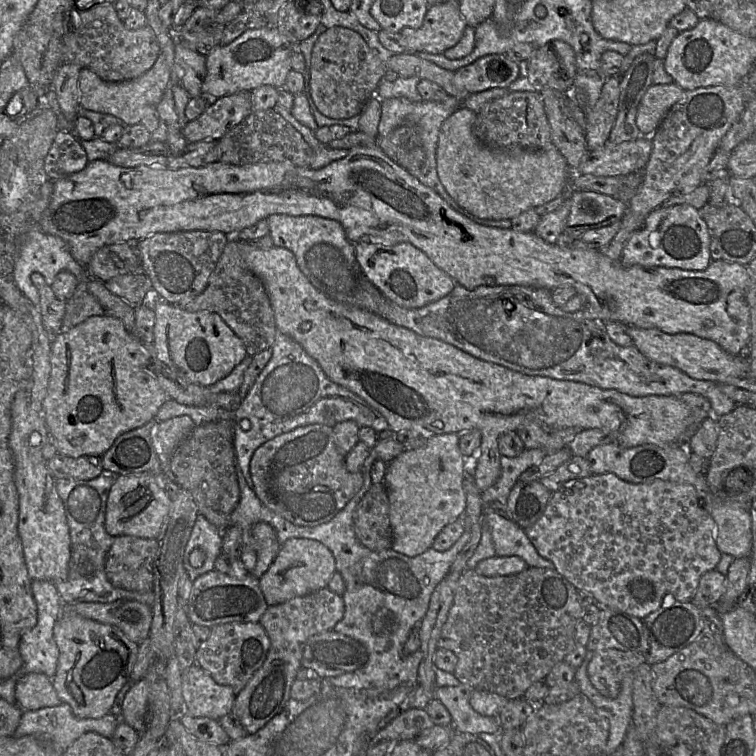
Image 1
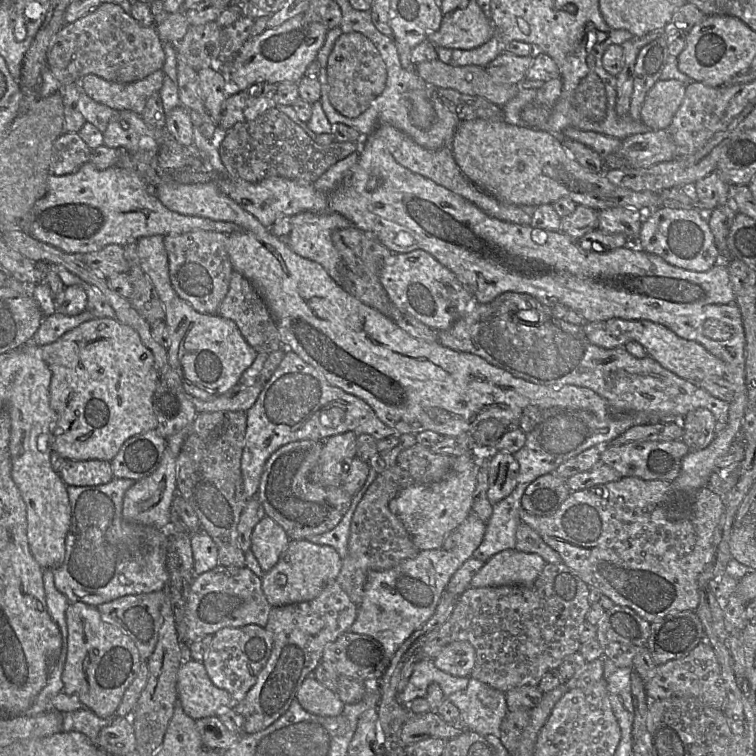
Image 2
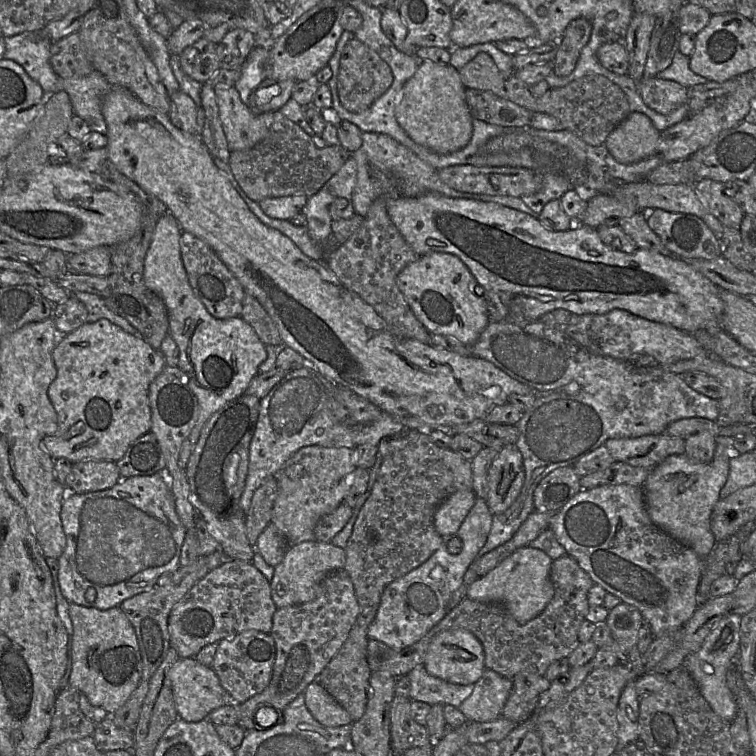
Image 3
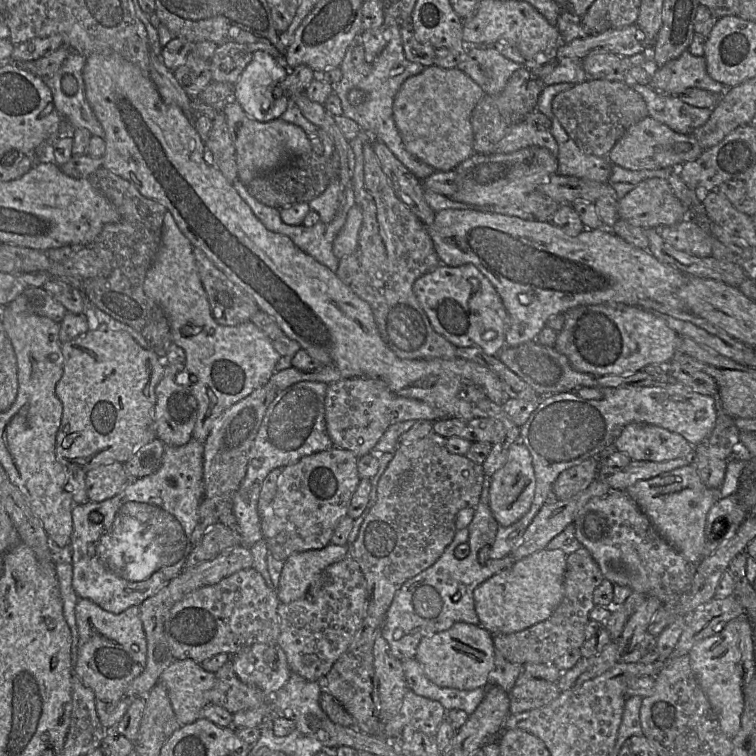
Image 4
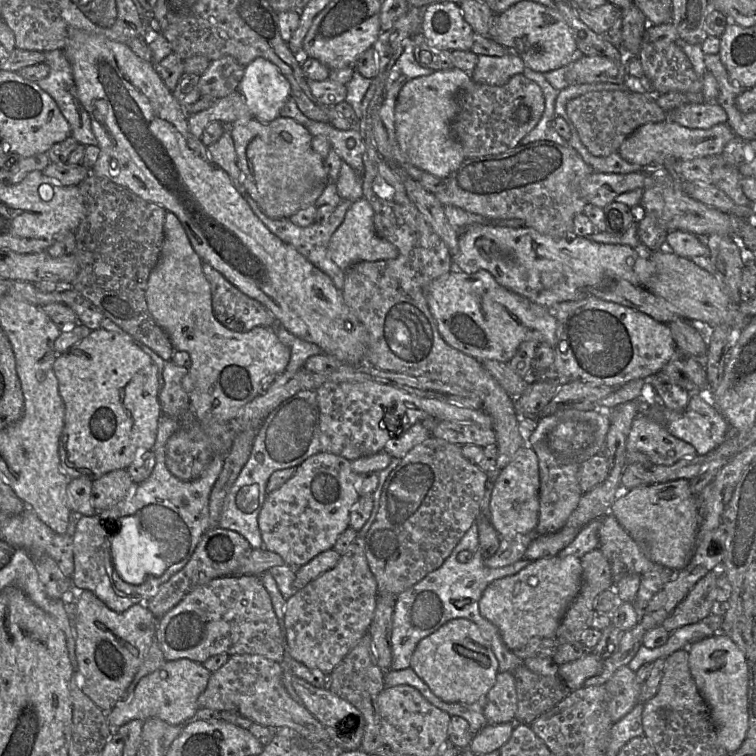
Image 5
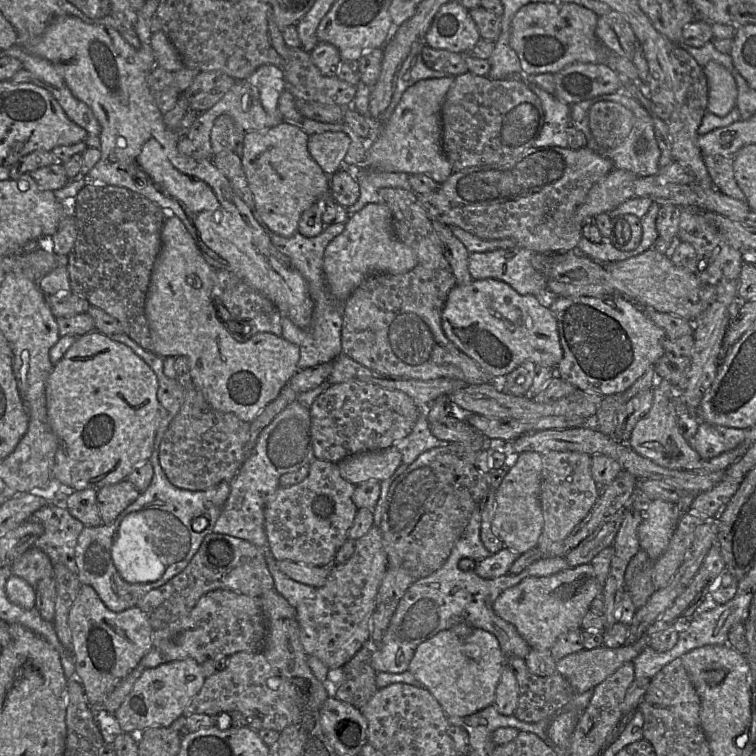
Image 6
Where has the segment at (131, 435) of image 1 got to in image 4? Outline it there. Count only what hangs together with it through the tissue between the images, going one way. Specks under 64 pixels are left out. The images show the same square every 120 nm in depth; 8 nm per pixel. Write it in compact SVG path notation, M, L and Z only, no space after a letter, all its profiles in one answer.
M155 438L136 450L123 463L129 480L143 478L156 472L161 466L165 446L162 440Z

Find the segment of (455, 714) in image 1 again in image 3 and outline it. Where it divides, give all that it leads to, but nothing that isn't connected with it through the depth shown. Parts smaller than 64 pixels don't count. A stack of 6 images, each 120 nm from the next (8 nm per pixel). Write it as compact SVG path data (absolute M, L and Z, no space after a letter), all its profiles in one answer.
M485 670L474 684L471 695L462 702L459 710L467 722L485 723L502 717L504 706L513 690L513 680L492 670Z

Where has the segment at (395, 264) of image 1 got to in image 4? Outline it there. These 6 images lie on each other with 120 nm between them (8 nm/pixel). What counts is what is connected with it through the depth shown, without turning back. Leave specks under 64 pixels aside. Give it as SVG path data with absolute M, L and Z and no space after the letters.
M441 264L433 271L419 277L413 284L413 292L426 313L433 329L456 347L479 347L488 355L494 355L506 344L506 332L510 319L501 297L489 279L473 264L457 267Z

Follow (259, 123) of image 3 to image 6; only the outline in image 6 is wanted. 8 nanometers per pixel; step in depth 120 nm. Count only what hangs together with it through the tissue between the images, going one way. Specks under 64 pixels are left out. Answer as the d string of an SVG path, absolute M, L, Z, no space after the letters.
M283 120L277 126L269 129L245 132L242 142L241 163L253 195L255 209L267 227L283 237L290 237L296 233L301 215L317 201L330 196L330 176L310 155L308 138L309 135L298 125Z

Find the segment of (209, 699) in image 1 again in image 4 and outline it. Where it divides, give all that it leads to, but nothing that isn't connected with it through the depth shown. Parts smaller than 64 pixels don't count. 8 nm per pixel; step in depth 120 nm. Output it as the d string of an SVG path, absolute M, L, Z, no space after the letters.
M192 659L175 660L161 674L159 683L167 690L178 722L181 725L186 725L203 718L203 709L210 704L209 692L215 683L215 673L204 670Z

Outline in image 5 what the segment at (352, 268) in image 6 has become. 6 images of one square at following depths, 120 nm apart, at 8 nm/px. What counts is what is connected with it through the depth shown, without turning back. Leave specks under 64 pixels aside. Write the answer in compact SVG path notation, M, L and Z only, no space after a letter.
M362 198L353 202L344 221L330 238L328 244L329 257L342 271L346 271L357 262L390 260L398 256L398 249L376 234L373 215L373 208L366 199Z

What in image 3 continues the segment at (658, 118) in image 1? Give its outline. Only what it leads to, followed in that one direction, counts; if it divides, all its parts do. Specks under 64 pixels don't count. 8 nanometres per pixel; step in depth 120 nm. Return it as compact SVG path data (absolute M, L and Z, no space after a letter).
M652 77L641 79L637 85L643 102L663 115L671 113L688 100L688 89L672 80Z

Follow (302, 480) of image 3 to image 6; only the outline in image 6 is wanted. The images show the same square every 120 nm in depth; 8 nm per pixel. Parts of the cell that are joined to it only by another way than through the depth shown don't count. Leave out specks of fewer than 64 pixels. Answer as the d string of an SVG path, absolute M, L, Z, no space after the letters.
M315 458L308 469L308 476L301 483L279 487L265 507L268 550L277 561L331 566L338 549L348 539L358 510L352 500L356 486L341 476L337 463Z

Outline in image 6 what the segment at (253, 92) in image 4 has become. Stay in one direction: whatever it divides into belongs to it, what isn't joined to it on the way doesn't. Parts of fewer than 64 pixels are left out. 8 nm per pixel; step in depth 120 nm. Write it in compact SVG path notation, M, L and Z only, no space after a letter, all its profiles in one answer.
M264 64L247 81L258 89L264 110L270 115L279 114L278 101L285 90L283 70L272 64Z

